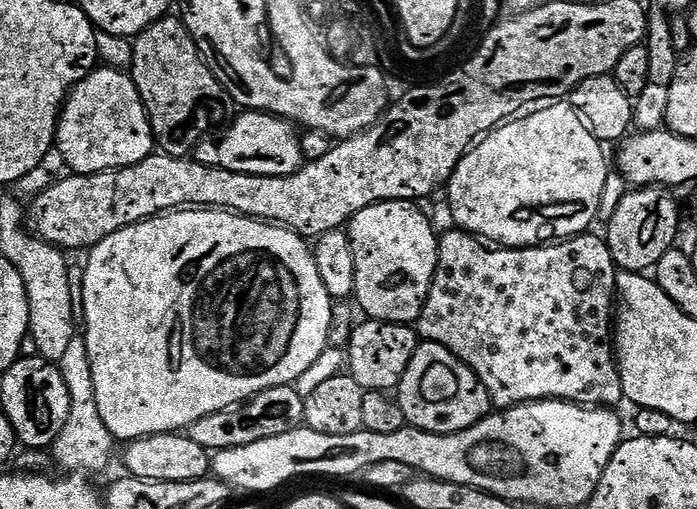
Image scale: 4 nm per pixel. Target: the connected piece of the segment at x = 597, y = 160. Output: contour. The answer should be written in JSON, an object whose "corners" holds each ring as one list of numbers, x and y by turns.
{"corners":[[552,102,499,125,460,159,447,182,455,227,506,248,531,248,587,233,604,204,608,164,610,168,610,156,608,160,604,148,568,102]]}

